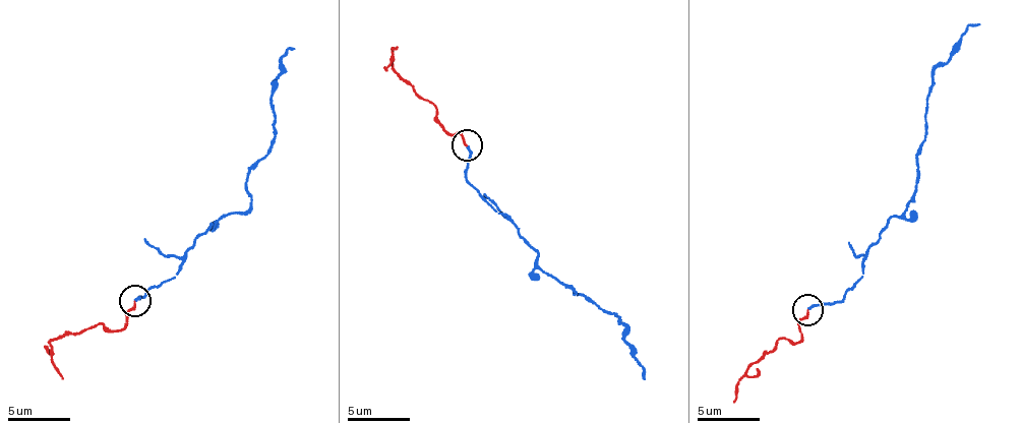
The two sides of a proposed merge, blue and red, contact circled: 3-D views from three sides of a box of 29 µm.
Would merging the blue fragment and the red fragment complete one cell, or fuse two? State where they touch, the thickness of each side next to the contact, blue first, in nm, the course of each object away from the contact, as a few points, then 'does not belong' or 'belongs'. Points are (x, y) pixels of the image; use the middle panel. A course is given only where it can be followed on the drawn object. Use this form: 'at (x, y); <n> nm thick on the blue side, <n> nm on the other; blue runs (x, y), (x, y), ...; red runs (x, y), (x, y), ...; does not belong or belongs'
at (467, 145); 200 nm thick on the blue side, 160 nm on the other; blue runs (466, 147), (466, 183), (496, 213), (507, 217), (549, 274), (623, 321), (636, 360), (644, 369), (642, 379); red runs (466, 144), (444, 129), (434, 106), (393, 67), (391, 49), (399, 48); belongs

